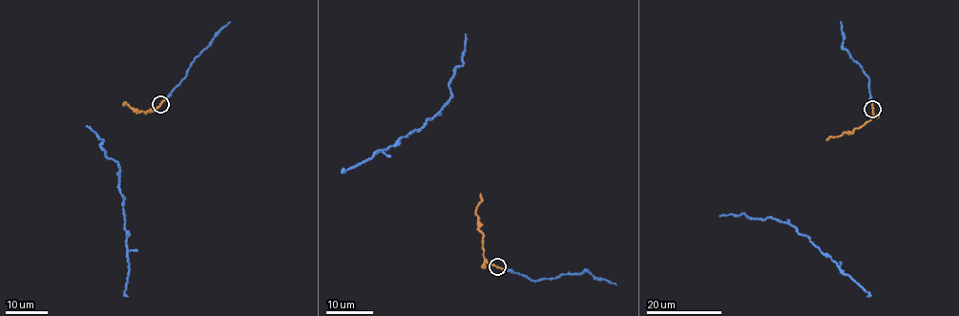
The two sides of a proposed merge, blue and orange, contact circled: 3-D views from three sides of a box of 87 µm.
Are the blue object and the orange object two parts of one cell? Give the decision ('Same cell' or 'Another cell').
Same cell

